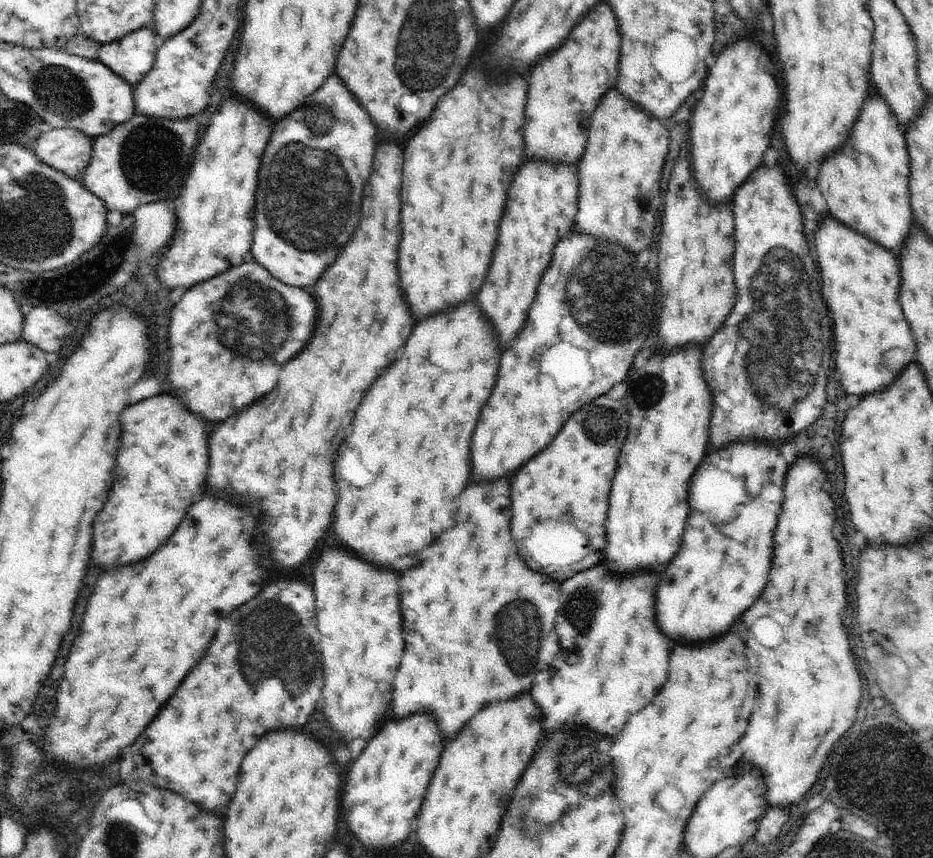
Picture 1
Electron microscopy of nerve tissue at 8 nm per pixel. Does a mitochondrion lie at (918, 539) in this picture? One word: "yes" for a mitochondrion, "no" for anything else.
no

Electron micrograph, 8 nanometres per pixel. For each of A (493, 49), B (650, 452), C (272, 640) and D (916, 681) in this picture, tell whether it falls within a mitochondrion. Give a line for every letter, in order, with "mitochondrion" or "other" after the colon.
A: other
B: other
C: mitochondrion
D: mitochondrion

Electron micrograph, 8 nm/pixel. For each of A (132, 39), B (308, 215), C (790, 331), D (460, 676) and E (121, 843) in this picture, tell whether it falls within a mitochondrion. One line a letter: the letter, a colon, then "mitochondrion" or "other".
A: other
B: mitochondrion
C: mitochondrion
D: other
E: mitochondrion

